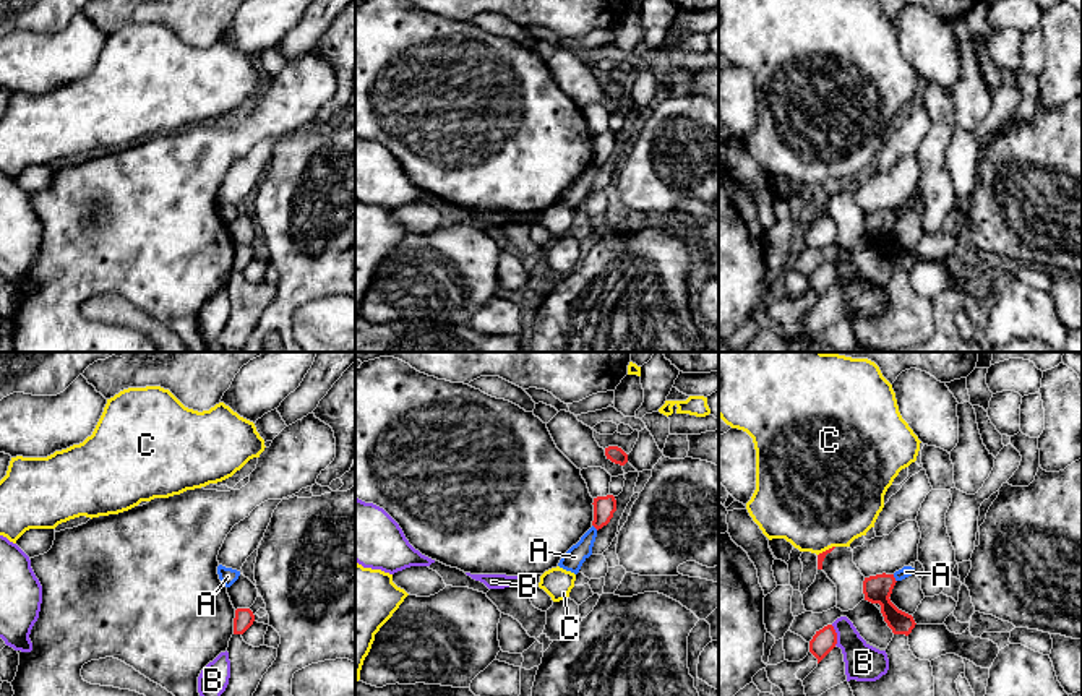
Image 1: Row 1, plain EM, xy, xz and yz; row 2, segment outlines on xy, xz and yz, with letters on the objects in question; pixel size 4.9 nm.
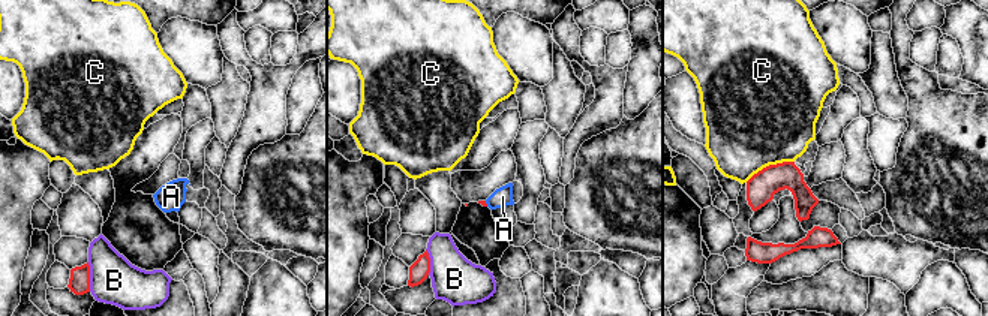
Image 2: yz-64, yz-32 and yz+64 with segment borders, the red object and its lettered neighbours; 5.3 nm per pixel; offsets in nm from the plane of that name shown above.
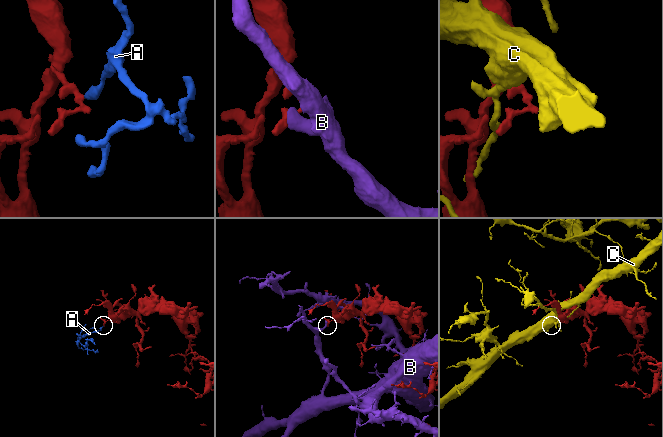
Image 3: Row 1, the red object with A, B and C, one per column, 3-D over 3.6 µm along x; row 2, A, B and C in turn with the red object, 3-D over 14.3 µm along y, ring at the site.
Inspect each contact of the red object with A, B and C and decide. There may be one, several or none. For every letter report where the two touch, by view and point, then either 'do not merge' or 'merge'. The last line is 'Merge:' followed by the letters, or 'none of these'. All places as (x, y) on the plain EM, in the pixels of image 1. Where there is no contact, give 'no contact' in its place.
A: contact yz (894, 214); do not merge
B: contact yz (836, 271); do not merge
C: contact yz (826, 187); do not merge
Merge: none of these

